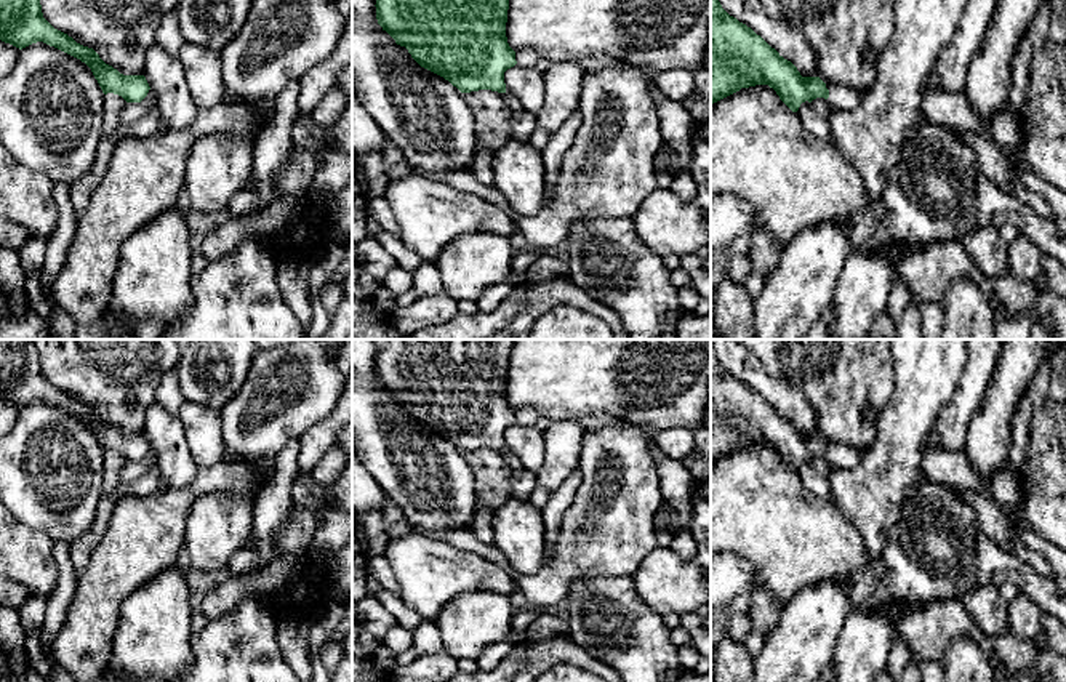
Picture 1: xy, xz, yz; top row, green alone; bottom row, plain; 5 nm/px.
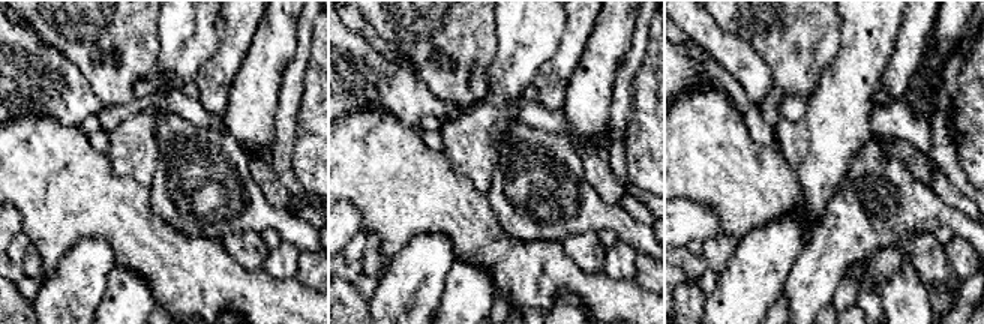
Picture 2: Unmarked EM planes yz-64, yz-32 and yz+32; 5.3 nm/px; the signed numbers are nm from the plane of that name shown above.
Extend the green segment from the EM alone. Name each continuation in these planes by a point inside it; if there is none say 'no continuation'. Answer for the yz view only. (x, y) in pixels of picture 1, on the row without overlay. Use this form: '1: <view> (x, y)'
1: yz (841, 455)

